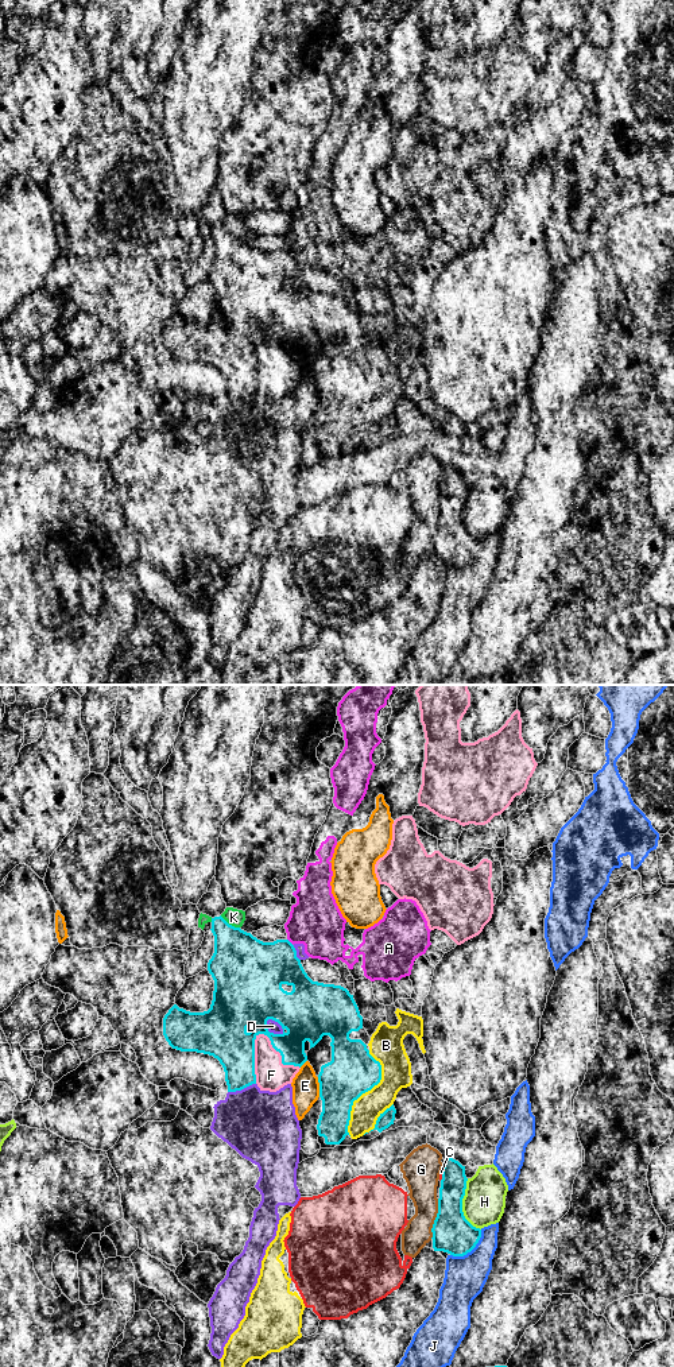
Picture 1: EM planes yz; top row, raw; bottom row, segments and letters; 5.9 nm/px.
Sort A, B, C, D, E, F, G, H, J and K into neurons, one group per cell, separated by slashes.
A D / B / C / E / F / G / H / J / K

